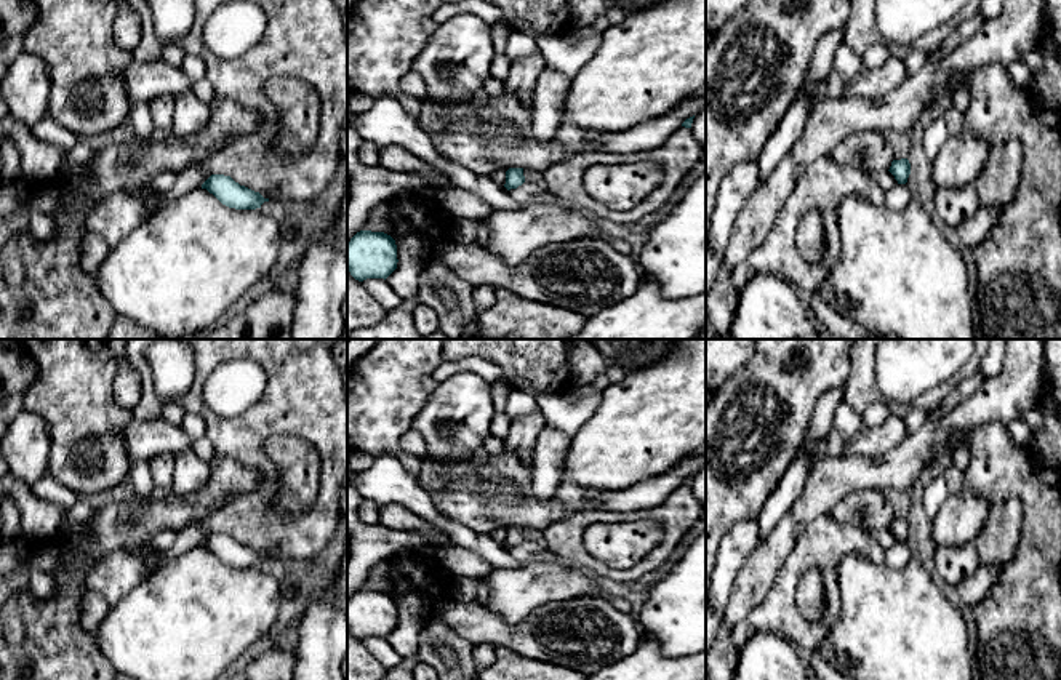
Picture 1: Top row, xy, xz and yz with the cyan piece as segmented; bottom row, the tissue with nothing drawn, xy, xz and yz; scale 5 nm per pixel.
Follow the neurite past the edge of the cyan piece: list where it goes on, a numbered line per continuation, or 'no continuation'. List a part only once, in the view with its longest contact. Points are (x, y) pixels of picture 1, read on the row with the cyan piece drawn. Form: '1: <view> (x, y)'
no continuation

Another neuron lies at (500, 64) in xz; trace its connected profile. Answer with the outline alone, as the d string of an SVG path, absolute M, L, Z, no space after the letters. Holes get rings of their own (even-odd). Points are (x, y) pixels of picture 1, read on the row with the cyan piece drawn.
M499 53L493 56L491 72L490 72L493 77L504 82L509 74L509 69L510 69L510 61L506 56L506 53Z

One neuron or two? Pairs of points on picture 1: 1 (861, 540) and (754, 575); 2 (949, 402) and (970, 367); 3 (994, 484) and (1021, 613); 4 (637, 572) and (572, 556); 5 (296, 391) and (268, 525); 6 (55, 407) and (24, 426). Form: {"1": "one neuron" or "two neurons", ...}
{"1": "two neurons", "2": "two neurons", "3": "one neuron", "4": "one neuron", "5": "one neuron", "6": "two neurons"}

